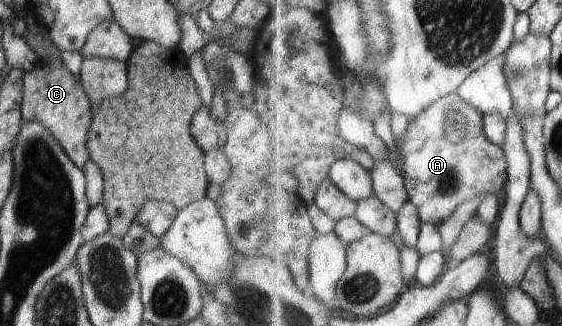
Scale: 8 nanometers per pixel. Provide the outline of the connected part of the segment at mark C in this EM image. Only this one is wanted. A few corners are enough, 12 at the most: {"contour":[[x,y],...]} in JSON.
{"contour":[[64,64],[22,77],[21,119],[83,169],[94,113]]}

